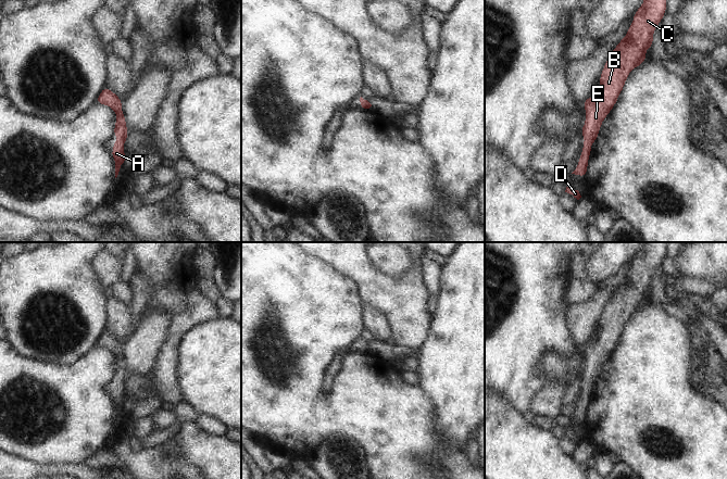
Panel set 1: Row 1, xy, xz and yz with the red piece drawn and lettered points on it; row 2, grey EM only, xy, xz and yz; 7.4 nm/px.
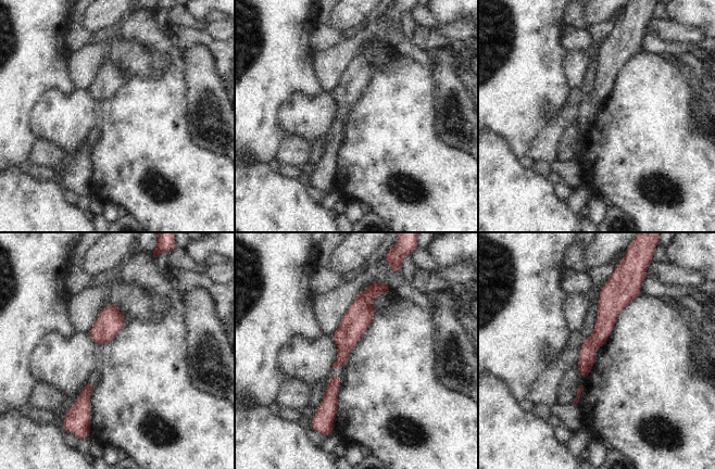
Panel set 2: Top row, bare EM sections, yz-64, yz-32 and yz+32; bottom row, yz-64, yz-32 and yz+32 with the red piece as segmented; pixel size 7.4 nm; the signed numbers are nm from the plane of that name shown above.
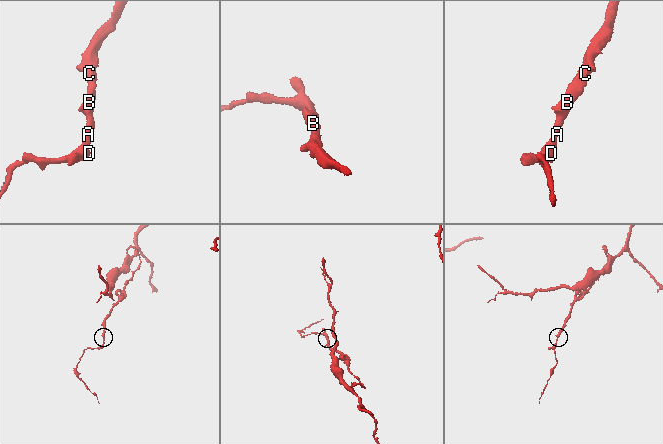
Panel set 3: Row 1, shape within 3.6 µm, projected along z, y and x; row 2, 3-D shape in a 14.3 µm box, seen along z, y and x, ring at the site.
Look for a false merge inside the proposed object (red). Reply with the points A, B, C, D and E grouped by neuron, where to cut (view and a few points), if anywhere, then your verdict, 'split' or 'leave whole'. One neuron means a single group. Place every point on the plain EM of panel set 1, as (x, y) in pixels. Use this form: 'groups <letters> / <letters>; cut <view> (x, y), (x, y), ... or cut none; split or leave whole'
groups A B C D E; cut none; leave whole

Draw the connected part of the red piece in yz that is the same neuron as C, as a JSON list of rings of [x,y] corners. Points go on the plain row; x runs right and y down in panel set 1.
[[[644,242],[634,257],[627,278],[617,287],[600,318],[598,337],[582,345],[586,365],[580,376],[586,382],[576,413],[572,416],[586,420],[591,388],[598,382],[602,365],[616,348],[631,313],[647,302],[645,294],[653,289],[653,277],[666,256],[667,242]]]

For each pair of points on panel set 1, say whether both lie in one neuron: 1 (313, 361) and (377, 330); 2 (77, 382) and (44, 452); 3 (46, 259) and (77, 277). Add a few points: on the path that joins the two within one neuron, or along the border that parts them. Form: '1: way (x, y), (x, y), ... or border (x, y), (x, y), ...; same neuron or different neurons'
1: border (362, 324), (365, 327); different neurons
2: way (71, 401), (69, 429), (62, 433); same neuron
3: way (53, 266), (64, 277), (70, 277); same neuron

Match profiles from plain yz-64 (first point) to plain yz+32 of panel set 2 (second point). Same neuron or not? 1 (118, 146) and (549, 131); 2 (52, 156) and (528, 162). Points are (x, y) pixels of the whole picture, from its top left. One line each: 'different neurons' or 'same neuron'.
1: different neurons
2: different neurons

